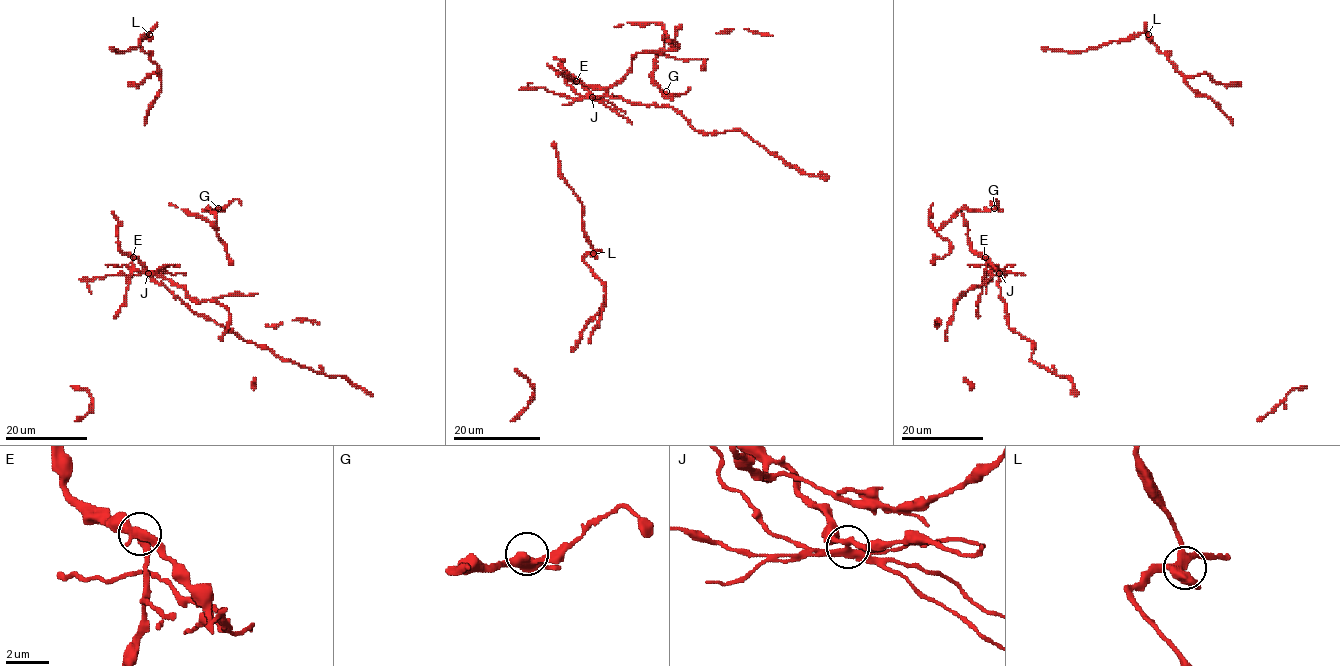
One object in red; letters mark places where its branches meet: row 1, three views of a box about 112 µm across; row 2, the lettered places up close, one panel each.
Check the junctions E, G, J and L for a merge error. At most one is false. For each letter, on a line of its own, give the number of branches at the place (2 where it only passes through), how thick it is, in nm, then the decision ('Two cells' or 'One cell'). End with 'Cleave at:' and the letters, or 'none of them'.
E: Branches: 4. Thickness 320 nm. One cell
G: Branches: 3. Thickness 320 nm. One cell
J: Branches: 4. Thickness 280 nm. Two cells
L: Branches: 4. Thickness 300 nm. One cell
Cleave at: J

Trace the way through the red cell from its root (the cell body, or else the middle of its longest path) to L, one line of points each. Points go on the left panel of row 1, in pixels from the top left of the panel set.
L: (113, 49), (127, 52), (149, 34)

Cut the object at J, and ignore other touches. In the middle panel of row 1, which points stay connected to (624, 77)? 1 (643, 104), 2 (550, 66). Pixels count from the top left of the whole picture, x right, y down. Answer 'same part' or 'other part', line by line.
1: same part
2: other part

